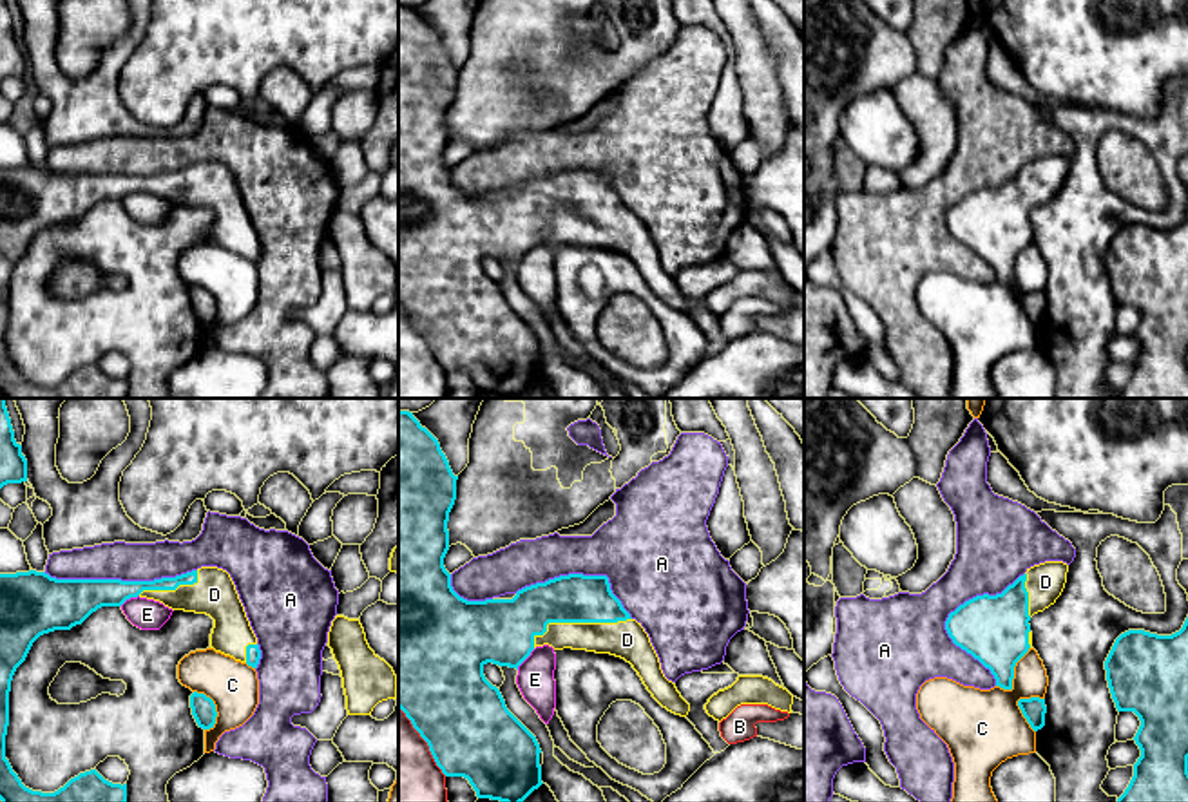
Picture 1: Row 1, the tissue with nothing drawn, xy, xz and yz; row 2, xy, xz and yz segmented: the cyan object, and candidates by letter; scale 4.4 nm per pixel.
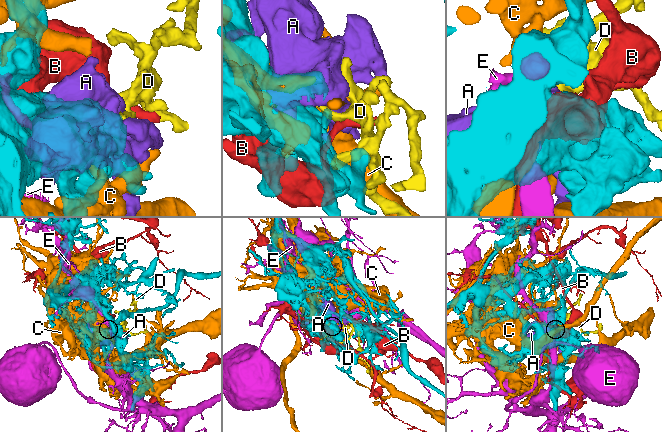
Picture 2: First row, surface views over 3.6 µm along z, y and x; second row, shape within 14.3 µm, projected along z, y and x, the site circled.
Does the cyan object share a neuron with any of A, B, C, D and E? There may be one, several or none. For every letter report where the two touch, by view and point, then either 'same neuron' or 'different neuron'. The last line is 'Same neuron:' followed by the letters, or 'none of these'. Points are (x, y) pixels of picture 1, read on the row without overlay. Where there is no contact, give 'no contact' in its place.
A: meets cyan in yz at (949, 210); different neuron
B: meets cyan in xz at (424, 334); different neuron
C: meets cyan in yz at (1013, 268); different neuron
D: meets cyan in xz at (576, 216); same neuron
E: meets cyan in xz at (526, 252); different neuron
Same neuron: D

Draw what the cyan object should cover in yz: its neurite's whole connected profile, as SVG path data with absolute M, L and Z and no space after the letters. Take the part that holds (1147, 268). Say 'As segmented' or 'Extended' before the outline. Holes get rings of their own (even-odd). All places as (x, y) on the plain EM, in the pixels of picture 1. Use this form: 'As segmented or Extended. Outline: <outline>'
As segmented. Outline: M1188 212L1172 230L1145 224L1121 228L1105 255L1105 264L1117 306L1134 306L1141 315L1134 331L1141 351L1134 358L1134 371L1117 398L1188 398Z

